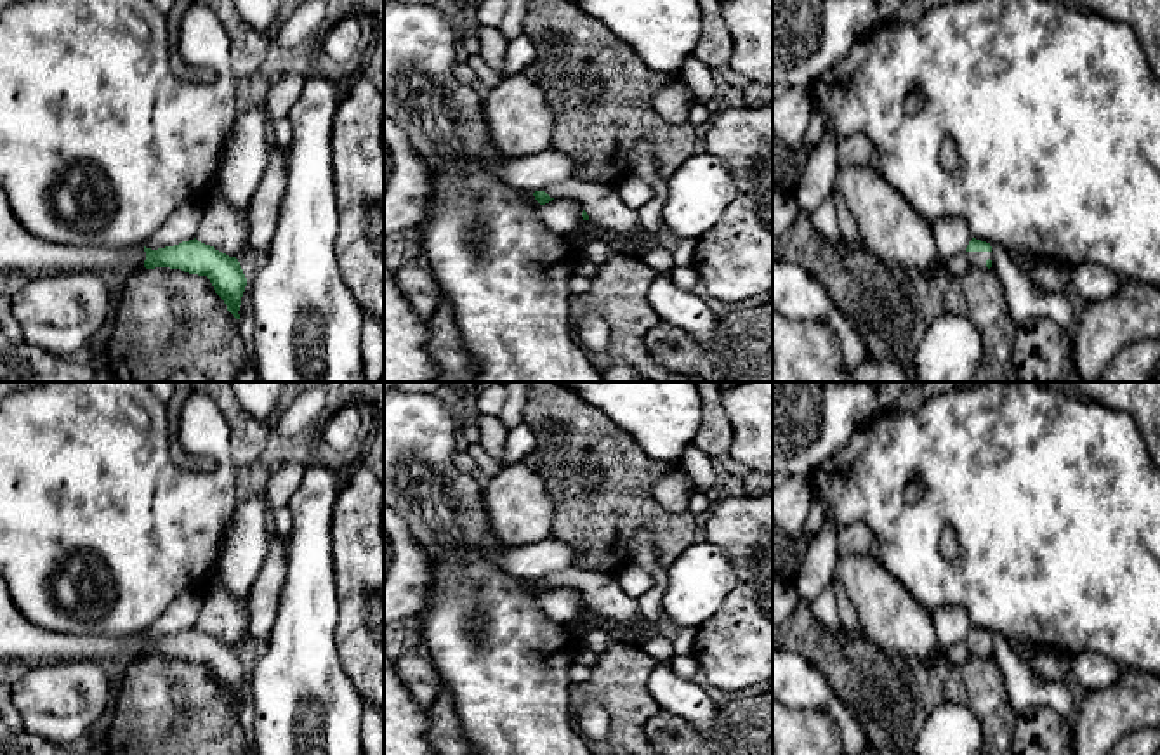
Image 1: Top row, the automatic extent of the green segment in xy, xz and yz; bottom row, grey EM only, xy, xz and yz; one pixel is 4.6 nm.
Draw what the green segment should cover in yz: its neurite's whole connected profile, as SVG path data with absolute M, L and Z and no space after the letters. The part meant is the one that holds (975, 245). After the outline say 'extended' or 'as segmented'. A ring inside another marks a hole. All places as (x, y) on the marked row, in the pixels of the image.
M972 238L966 248L971 267L990 269L992 267L992 246L986 241Z; extended

